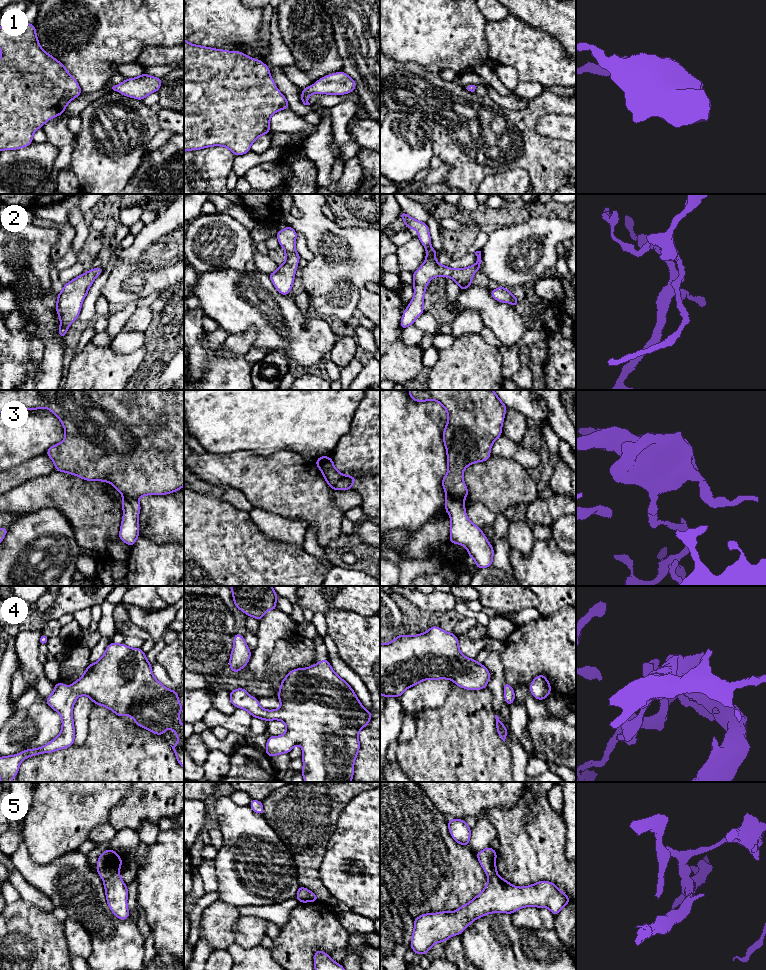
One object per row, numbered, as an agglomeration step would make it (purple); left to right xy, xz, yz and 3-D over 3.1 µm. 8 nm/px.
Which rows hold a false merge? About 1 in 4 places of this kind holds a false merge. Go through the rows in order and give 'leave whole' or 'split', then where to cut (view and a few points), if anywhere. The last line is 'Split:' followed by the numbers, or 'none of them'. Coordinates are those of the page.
1: leave whole; no cut
2: leave whole; no cut
3: split; cut in xz along (331, 459), (331, 465), (321, 470)
4: leave whole; no cut
5: leave whole; no cut
Split: 3

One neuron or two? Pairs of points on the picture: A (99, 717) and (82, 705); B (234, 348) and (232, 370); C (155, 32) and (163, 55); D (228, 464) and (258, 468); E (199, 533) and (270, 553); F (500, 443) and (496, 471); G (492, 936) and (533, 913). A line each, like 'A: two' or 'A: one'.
A: two
B: two
C: two
D: one
E: one
F: two
G: two

